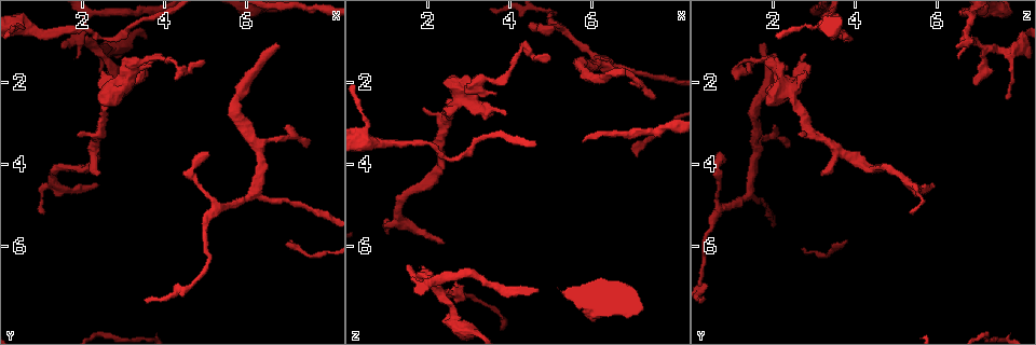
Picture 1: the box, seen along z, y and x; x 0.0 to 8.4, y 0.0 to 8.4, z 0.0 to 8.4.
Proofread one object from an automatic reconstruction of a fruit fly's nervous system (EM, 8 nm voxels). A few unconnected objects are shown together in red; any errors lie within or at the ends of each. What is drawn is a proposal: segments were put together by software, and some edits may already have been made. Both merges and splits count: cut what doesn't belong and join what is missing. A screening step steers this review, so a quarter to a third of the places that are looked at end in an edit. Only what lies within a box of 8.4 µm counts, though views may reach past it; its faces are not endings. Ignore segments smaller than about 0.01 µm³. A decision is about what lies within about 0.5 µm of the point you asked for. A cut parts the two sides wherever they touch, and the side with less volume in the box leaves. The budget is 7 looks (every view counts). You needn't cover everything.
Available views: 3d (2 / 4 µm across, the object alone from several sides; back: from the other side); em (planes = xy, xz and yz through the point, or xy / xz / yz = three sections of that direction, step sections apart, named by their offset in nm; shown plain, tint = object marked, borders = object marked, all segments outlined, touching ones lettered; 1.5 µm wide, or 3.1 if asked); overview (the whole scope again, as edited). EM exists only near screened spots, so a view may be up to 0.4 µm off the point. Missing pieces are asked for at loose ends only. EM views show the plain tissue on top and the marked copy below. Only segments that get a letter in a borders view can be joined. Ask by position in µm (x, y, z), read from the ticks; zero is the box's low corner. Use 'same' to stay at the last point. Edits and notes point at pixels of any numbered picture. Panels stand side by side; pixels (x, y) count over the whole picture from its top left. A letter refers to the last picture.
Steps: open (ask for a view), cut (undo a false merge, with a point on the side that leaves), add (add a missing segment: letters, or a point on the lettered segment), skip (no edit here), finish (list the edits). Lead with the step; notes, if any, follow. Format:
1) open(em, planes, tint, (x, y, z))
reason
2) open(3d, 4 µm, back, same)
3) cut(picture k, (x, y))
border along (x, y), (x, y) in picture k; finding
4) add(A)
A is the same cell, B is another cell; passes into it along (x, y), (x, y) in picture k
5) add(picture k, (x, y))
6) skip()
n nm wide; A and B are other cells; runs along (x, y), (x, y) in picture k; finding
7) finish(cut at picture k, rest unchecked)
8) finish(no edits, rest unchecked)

open(3d, 2 µm, (2.40, 4.50, 5.95))
branch stops here

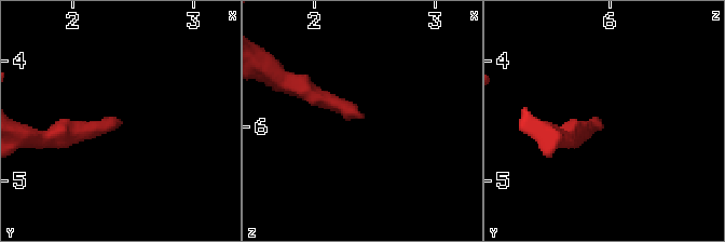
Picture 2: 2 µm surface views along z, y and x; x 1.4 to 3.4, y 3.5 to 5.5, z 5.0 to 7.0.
open(em, planes, borders, (2.36, 4.48, 5.92))
now the EM

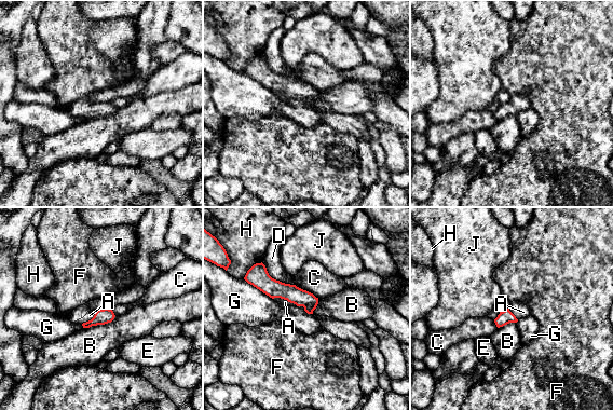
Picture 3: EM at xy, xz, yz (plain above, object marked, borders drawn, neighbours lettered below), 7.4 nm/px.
add(A)
100 nm wide; D touches over 300 nm; A is the same cell, B, C, D, E, F, G, H and J are other cells; the neuron continues

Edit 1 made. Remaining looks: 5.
open(em, planes, borders, (2.00, 0.55, 6.75))
three-way junction

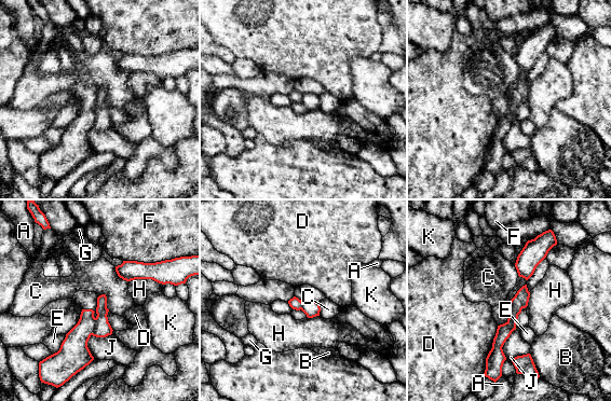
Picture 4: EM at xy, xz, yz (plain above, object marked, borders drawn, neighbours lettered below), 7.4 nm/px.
cut(picture 4, (73, 353))
120 nm wide; A, B, C, D, E, F, G, H, J and K are other cells; border along (95, 318), (95, 328), (91, 334) in picture 4; a second neuron is stuck on

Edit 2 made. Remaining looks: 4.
finish(add at picture 3, cut at picture 4, rest unchecked)

